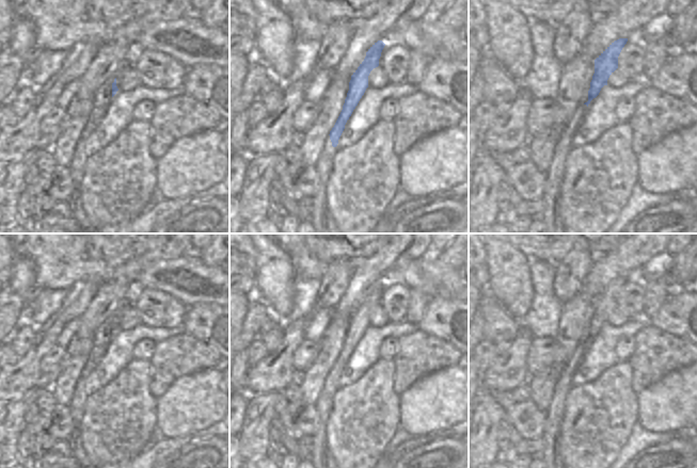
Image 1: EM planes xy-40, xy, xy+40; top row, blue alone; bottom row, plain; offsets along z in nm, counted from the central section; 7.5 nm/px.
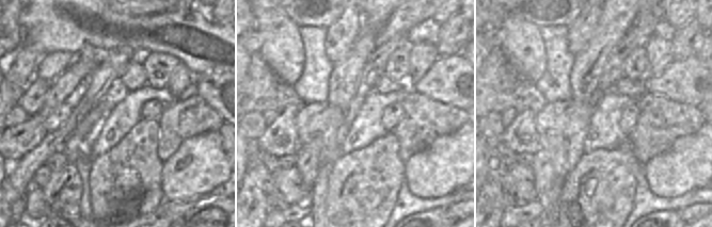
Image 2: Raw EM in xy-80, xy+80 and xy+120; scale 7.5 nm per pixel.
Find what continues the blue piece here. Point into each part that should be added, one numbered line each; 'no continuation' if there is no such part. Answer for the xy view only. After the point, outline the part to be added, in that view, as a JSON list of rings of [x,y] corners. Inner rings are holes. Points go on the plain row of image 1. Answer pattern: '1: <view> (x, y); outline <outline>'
1: xy (317, 456); outline [[[328,374],[315,404],[317,410],[317,427],[313,436],[306,468],[328,468],[326,462],[326,423],[332,408],[332,398],[336,390],[336,386],[332,385],[330,374]]]

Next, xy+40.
1: xy+40 (551, 455); outline [[[581,343],[557,377],[554,398],[546,413],[545,427],[541,438],[543,451],[539,458],[545,464],[545,468],[563,468],[563,459],[560,457],[560,425],[563,423],[565,400],[573,387],[571,380],[584,357],[586,349],[587,344]]]

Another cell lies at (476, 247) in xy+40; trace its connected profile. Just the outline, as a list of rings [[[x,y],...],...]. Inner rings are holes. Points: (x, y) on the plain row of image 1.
[[[469,233],[469,273],[486,264],[486,246],[479,233]]]

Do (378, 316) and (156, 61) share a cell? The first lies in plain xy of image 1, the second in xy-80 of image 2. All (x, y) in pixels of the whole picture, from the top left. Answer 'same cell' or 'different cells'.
different cells

